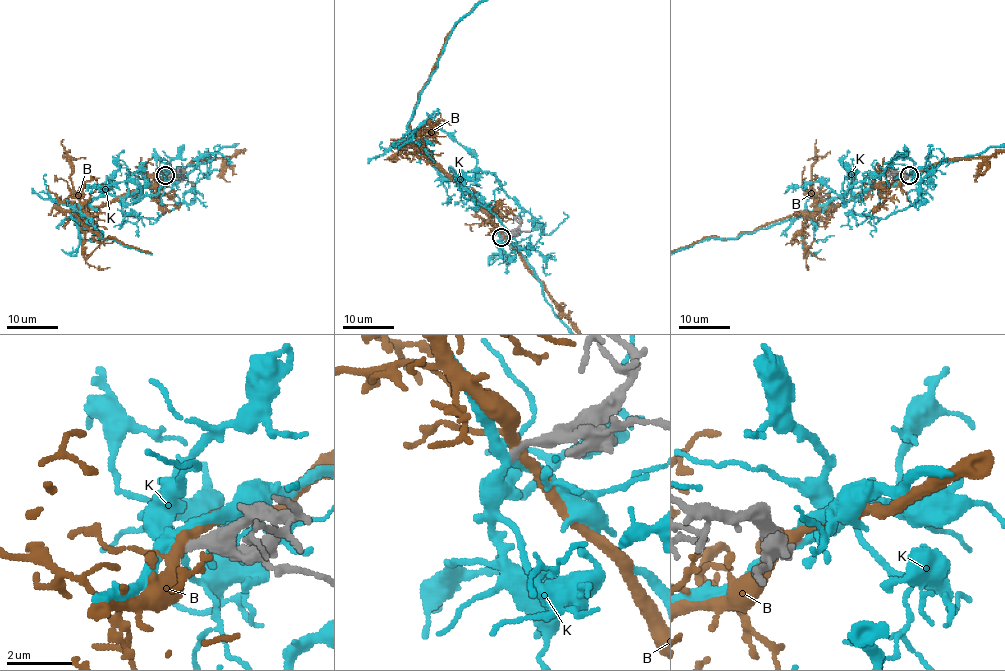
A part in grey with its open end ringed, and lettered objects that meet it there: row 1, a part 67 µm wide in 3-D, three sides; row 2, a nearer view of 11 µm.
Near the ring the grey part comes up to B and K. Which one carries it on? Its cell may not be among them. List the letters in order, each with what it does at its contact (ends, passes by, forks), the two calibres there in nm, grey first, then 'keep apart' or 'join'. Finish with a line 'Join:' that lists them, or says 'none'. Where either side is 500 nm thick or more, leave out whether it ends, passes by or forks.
B: it forks | 280/320 nm | keep apart
K: it forks | 220/320 nm | keep apart
Join: none

